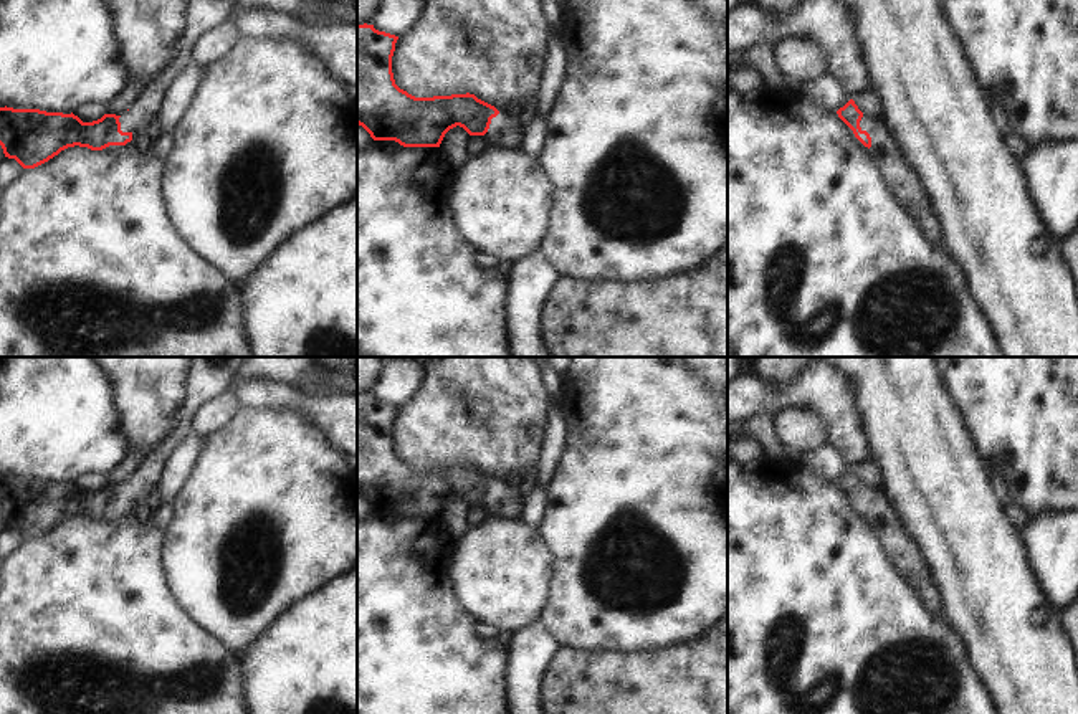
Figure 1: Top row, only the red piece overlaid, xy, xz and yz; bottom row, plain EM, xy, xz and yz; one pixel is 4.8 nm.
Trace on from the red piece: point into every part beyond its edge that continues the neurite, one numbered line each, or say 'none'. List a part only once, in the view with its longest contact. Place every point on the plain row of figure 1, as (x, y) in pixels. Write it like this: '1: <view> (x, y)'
1: yz (898, 544)

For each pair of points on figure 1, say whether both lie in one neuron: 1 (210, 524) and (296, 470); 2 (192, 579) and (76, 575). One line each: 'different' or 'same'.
1: same
2: different

